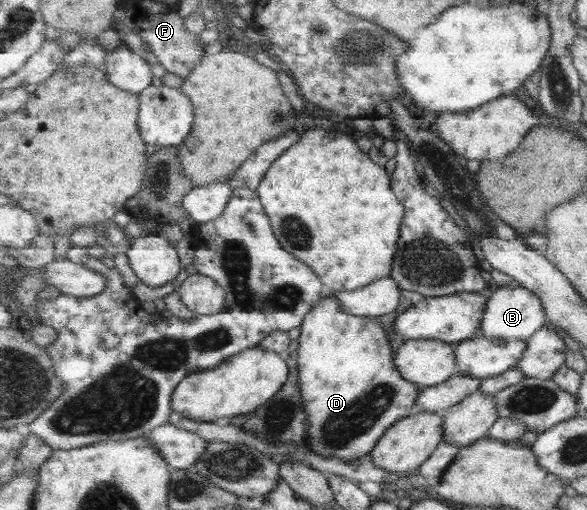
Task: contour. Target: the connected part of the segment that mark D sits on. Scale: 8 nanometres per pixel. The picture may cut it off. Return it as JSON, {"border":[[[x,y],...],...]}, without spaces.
{"border":[[[337,296],[323,298],[307,315],[298,338],[299,385],[305,411],[309,414],[307,447],[328,458],[354,462],[371,453],[384,433],[397,421],[415,412],[415,402],[422,390],[408,382],[394,362],[388,332],[376,317],[354,316],[343,311]]]}

